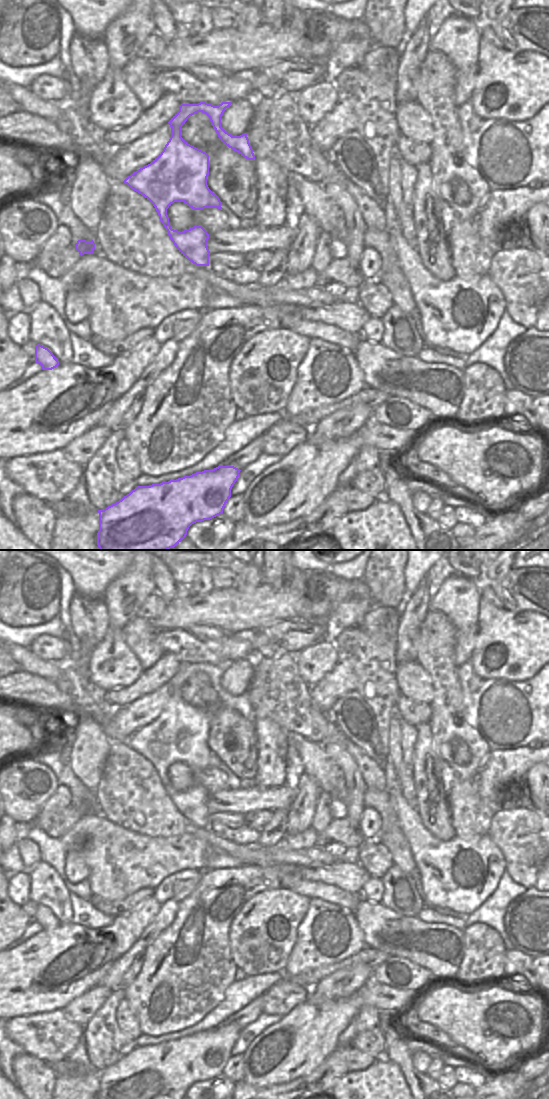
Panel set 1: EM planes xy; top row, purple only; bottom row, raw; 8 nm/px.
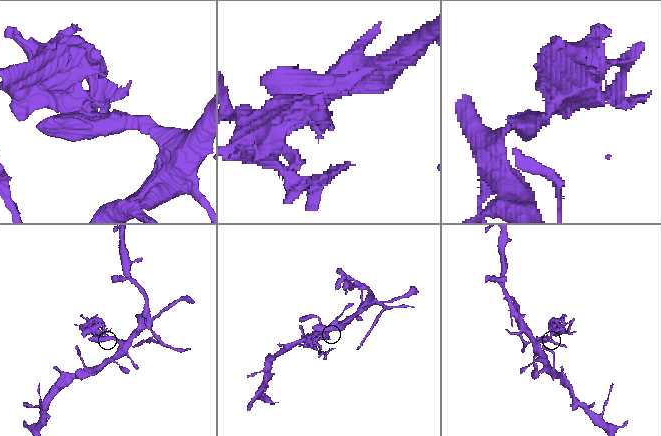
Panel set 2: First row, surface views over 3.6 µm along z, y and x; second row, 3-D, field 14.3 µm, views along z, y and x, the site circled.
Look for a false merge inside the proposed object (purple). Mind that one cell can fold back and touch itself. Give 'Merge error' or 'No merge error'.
Merge error

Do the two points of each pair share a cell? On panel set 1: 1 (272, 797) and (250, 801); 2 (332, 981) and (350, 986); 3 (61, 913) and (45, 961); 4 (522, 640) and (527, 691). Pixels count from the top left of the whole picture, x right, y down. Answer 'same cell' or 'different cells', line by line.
1: same cell
2: same cell
3: different cells
4: different cells

